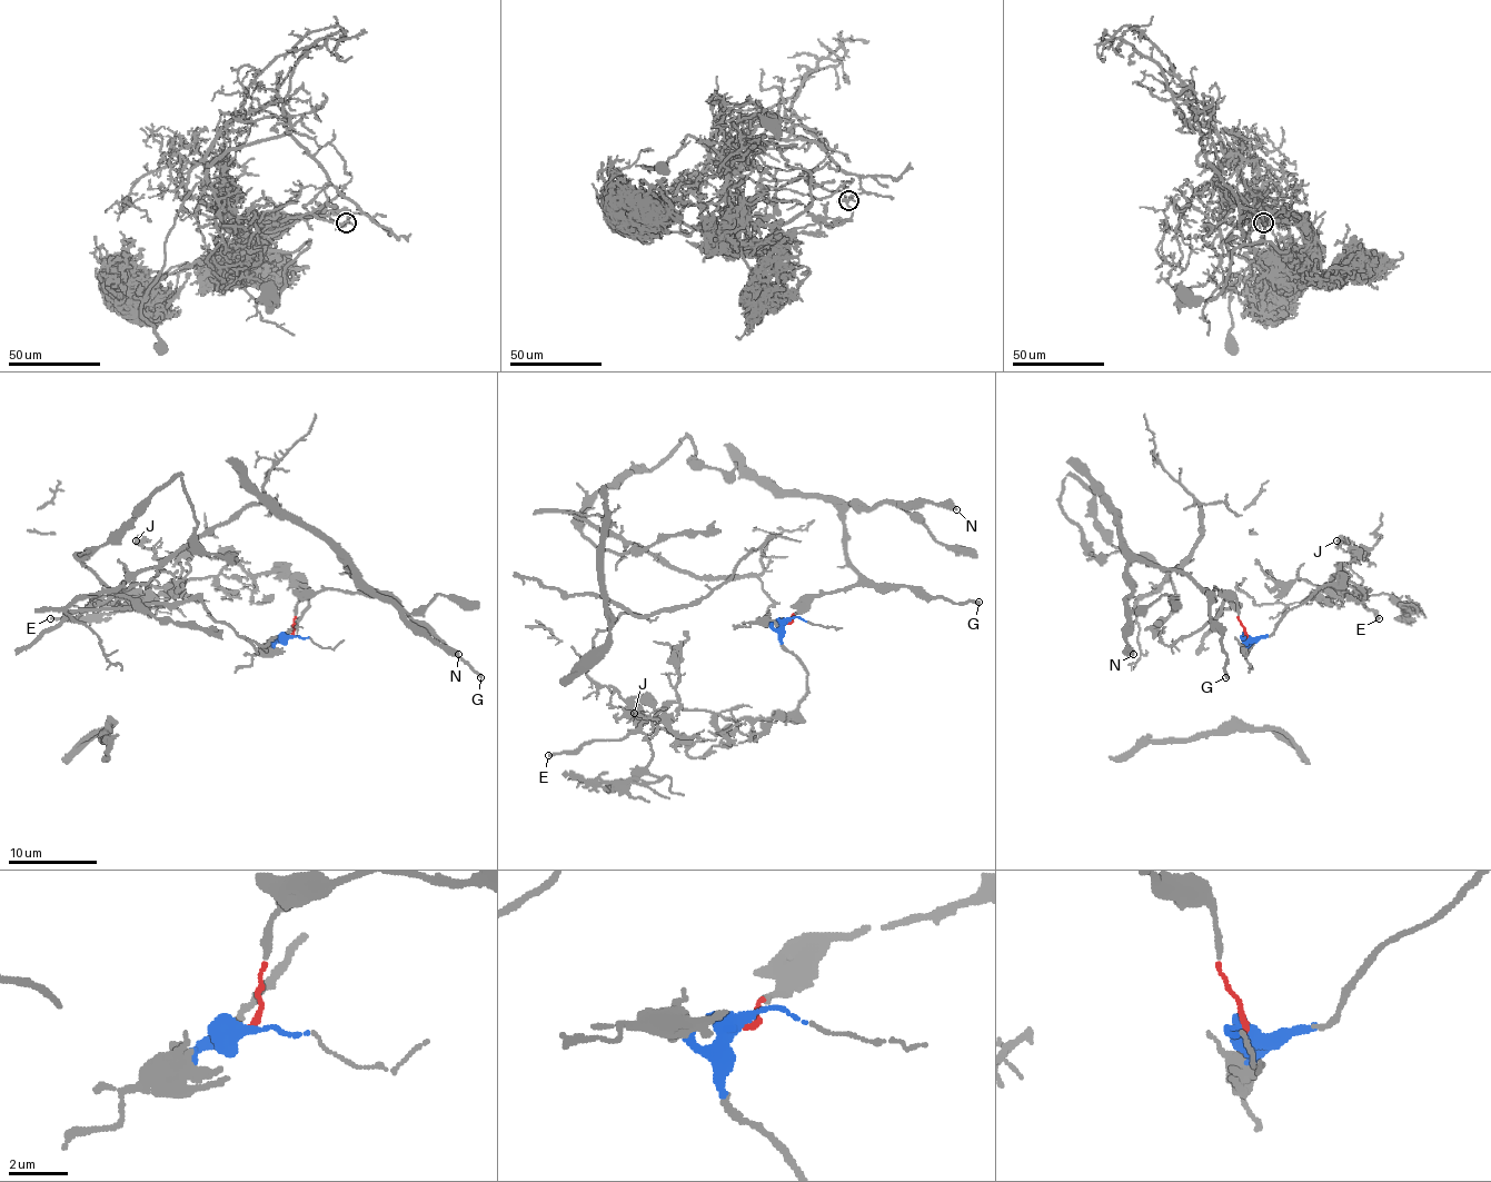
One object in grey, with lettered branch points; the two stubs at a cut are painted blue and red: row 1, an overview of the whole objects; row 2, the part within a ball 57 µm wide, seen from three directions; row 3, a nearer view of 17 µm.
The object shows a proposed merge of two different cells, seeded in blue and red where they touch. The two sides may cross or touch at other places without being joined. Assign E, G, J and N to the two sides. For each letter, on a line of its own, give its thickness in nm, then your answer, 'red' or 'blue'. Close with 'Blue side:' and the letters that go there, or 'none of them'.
E: 240 nm thick; blue
G: 220 nm thick; red
J: 550 nm thick; blue
N: 460 nm thick; red
Blue side: E, J

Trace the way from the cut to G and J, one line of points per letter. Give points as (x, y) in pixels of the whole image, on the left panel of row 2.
G: (289, 635), (298, 604), (316, 590), (388, 593), (481, 677)
J: (289, 635), (309, 606), (294, 579), (227, 564), (178, 593), (149, 588), (145, 599), (160, 559), (136, 542)

